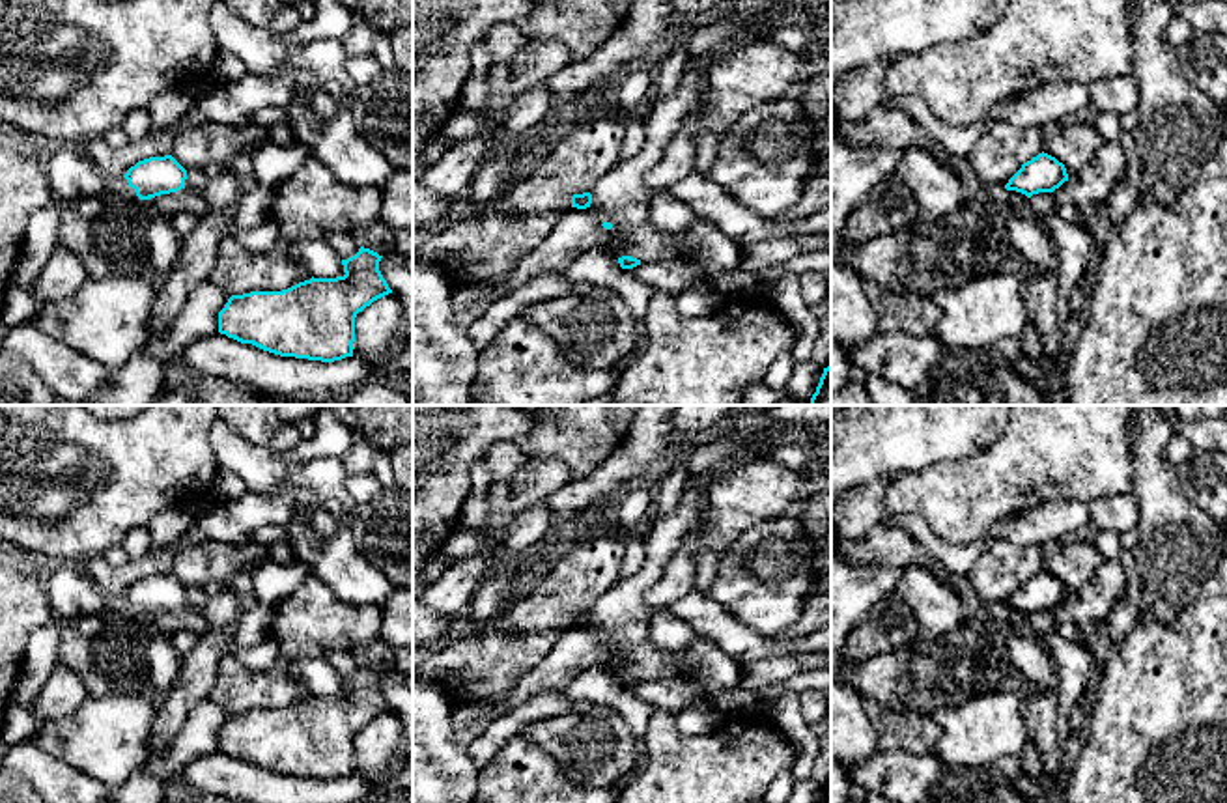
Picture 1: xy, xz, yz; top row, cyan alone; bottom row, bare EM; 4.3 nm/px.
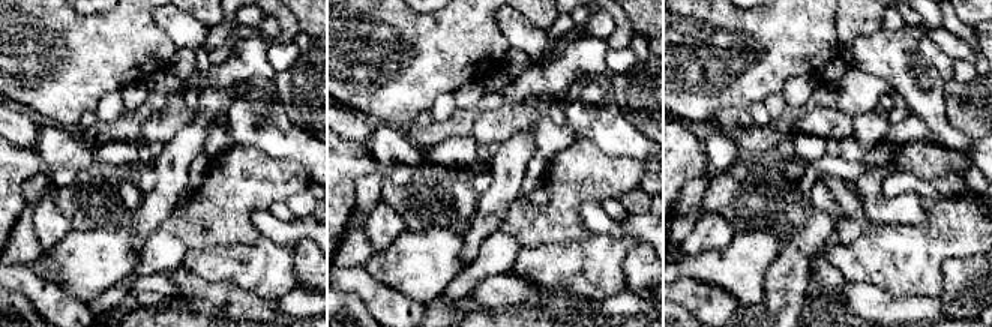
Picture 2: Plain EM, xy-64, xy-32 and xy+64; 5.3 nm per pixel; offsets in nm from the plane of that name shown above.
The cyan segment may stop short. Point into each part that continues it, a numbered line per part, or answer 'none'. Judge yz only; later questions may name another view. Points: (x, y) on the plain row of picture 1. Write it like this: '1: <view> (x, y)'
none

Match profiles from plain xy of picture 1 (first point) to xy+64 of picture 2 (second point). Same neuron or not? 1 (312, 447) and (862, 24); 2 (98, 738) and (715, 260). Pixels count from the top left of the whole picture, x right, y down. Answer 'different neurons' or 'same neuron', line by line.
1: different neurons
2: same neuron

